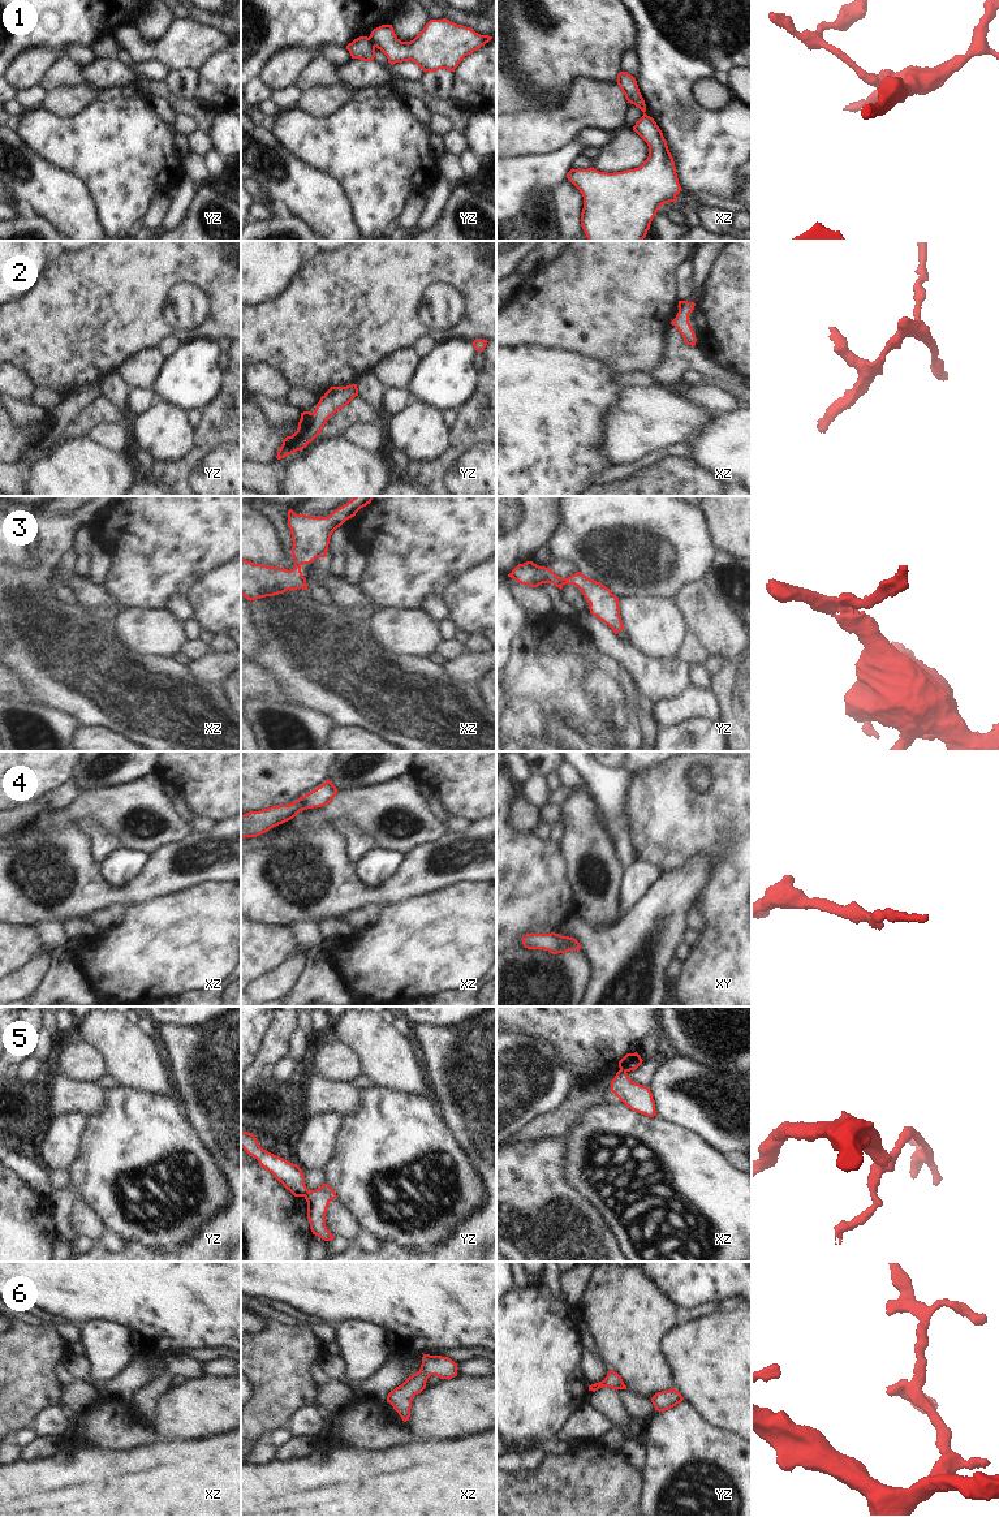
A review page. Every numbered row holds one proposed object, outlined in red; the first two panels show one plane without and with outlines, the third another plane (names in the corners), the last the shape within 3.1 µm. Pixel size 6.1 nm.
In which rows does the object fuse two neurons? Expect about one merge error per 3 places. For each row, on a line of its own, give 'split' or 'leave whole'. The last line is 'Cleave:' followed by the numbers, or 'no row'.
1: split
2: leave whole
3: leave whole
4: leave whole
5: split
6: leave whole
Cleave: 1, 5

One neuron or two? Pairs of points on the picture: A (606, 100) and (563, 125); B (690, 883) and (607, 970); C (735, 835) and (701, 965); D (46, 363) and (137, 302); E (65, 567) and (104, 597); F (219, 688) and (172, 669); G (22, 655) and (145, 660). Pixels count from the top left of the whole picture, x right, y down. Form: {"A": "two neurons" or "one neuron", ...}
{"A": "one neuron", "B": "one neuron", "C": "one neuron", "D": "one neuron", "E": "one neuron", "F": "one neuron", "G": "one neuron"}

